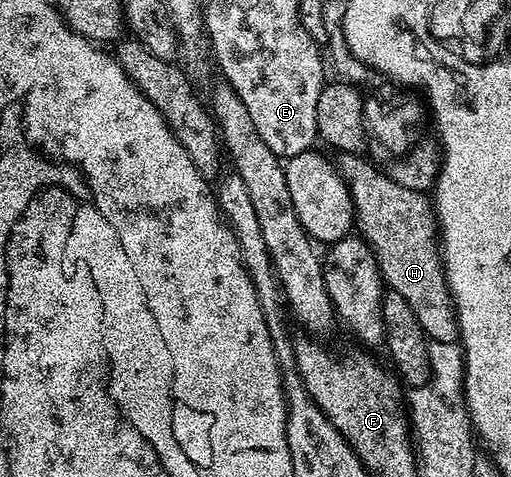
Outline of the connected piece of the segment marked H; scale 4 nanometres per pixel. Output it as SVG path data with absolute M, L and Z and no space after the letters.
M340 151L333 156L332 162L341 173L342 180L350 186L356 227L376 257L382 282L408 301L427 340L453 343L458 339L458 315L454 312L454 299L442 267L434 204L423 192L397 184L383 168L381 171L373 167L362 157L353 151Z

